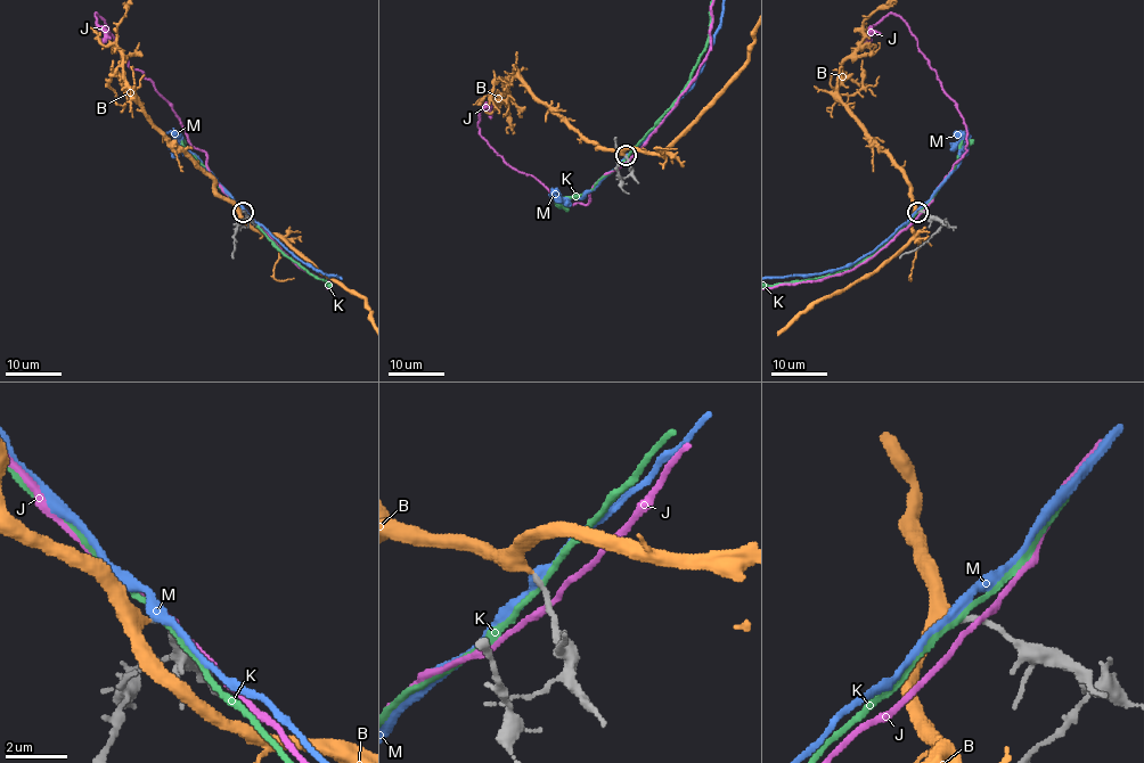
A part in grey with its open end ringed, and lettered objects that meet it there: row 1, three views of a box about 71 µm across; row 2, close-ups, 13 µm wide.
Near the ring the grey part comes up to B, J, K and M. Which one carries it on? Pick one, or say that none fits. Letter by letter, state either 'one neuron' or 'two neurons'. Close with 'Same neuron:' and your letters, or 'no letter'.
B: one neuron
J: two neurons
K: two neurons
M: two neurons
Same neuron: B

